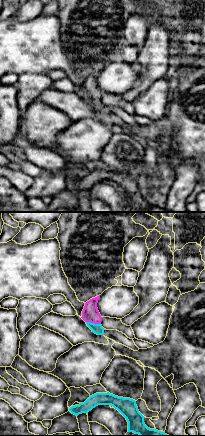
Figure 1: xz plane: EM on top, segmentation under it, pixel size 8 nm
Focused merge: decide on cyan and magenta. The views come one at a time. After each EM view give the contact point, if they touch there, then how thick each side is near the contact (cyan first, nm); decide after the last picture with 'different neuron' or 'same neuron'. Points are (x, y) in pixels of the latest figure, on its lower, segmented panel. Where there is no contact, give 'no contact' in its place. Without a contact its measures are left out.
(93, 323) | 80/140 nm

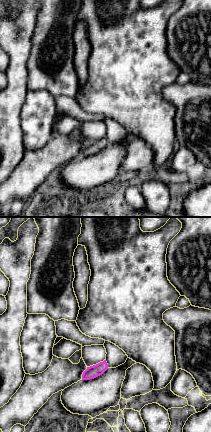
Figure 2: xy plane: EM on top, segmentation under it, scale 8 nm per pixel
no contact

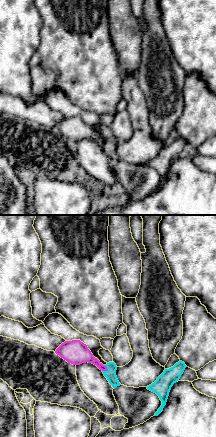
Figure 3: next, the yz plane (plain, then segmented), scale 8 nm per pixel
(107, 368) | 80/150 nm

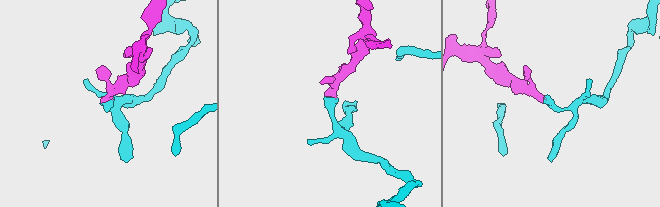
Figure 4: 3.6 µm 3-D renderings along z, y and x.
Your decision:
same neuron

